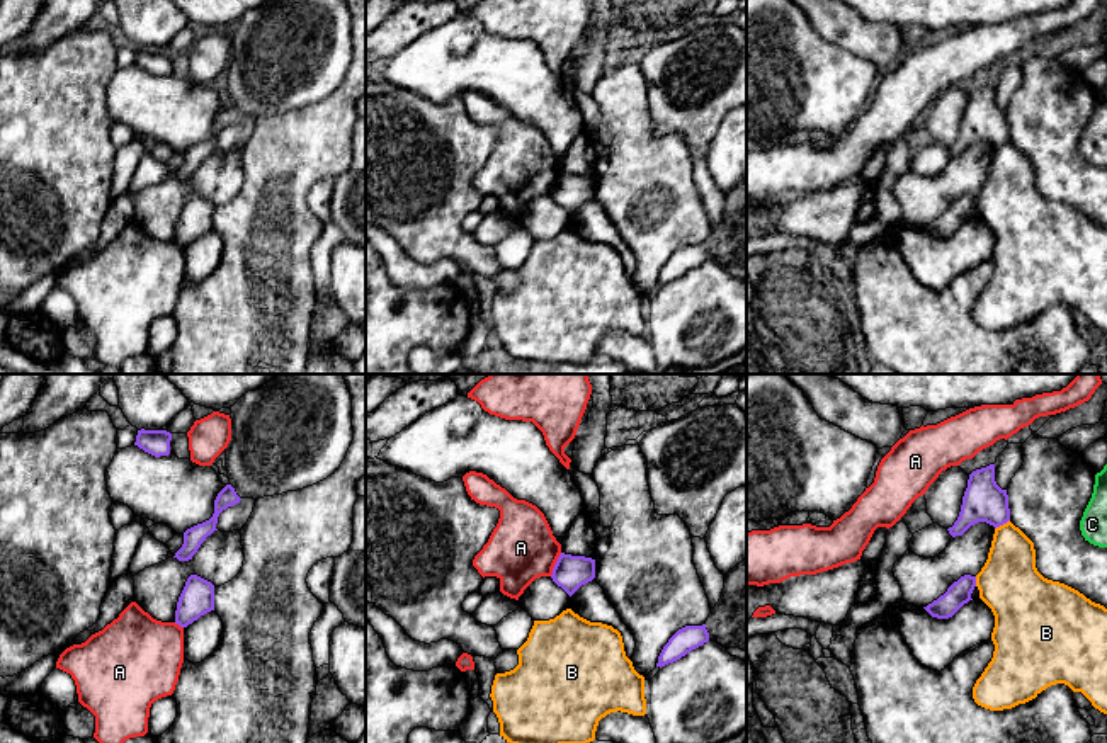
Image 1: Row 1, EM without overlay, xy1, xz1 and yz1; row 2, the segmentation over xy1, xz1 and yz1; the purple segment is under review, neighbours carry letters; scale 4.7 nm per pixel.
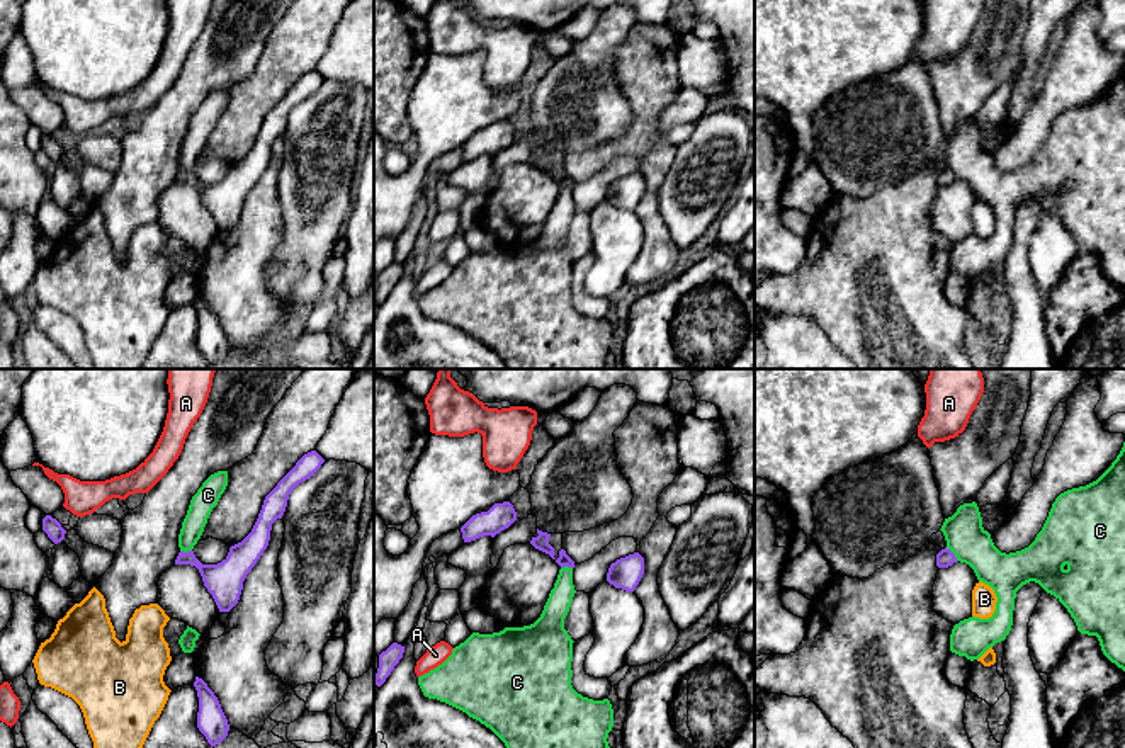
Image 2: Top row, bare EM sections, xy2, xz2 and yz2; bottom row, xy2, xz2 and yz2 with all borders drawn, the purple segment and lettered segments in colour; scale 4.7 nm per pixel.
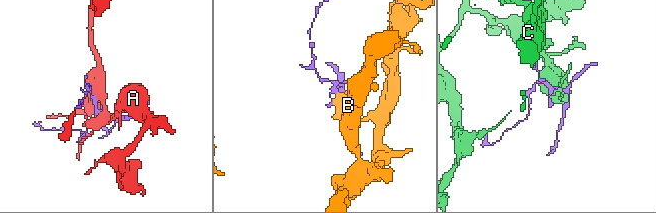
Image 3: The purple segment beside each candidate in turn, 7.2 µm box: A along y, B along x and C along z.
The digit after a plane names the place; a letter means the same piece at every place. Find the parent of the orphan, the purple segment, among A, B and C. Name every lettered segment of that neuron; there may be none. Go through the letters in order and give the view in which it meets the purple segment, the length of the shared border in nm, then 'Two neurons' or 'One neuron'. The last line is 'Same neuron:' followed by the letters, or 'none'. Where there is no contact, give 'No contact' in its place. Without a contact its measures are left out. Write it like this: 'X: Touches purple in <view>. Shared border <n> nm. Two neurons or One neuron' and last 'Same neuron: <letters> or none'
A: Touches purple in xz1. Shared border 130 nm. Two neurons
B: Touches purple in yz1. Shared border 90 nm. Two neurons
C: Touches purple in yz2. Shared border 90 nm. Two neurons
Same neuron: none

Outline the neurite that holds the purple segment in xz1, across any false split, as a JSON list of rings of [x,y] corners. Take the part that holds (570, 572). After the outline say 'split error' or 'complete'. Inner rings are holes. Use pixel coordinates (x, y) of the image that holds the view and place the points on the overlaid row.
[[[561,553],[551,578],[571,597],[582,585],[595,578],[595,559]]]; complete

